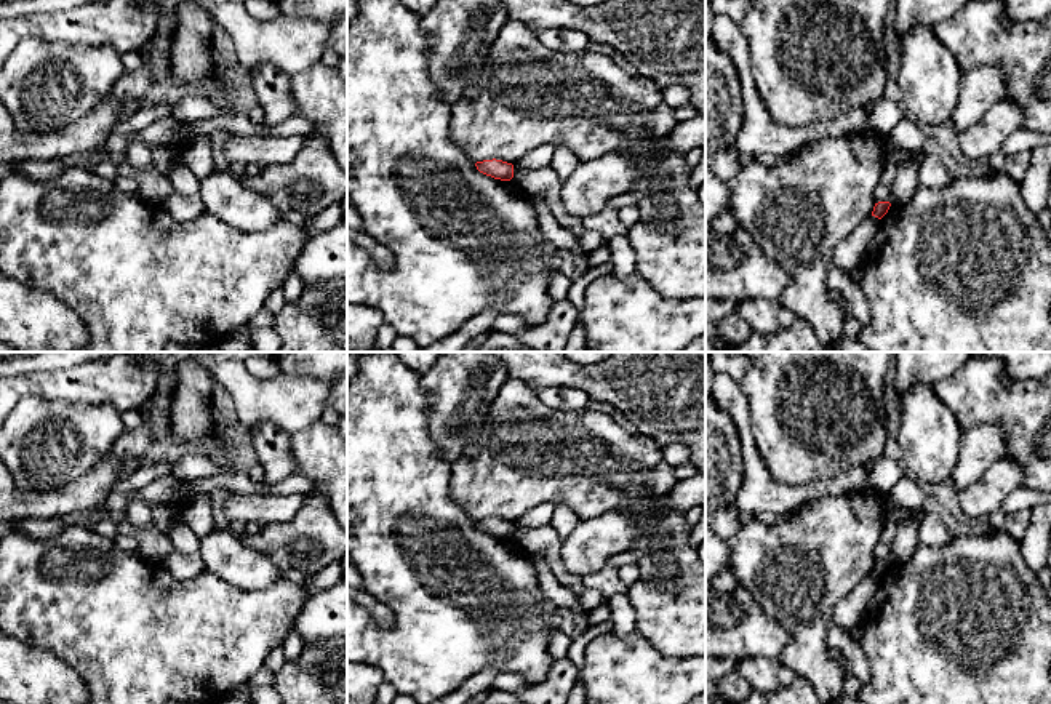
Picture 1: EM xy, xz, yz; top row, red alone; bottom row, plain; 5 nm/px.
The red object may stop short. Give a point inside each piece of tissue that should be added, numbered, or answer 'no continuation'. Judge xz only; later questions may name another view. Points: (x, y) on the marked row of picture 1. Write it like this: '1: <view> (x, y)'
no continuation

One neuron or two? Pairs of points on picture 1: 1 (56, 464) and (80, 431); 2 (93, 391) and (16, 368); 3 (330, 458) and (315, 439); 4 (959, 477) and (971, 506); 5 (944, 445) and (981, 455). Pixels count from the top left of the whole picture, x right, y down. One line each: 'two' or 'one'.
1: one
2: two
3: one
4: two
5: two

